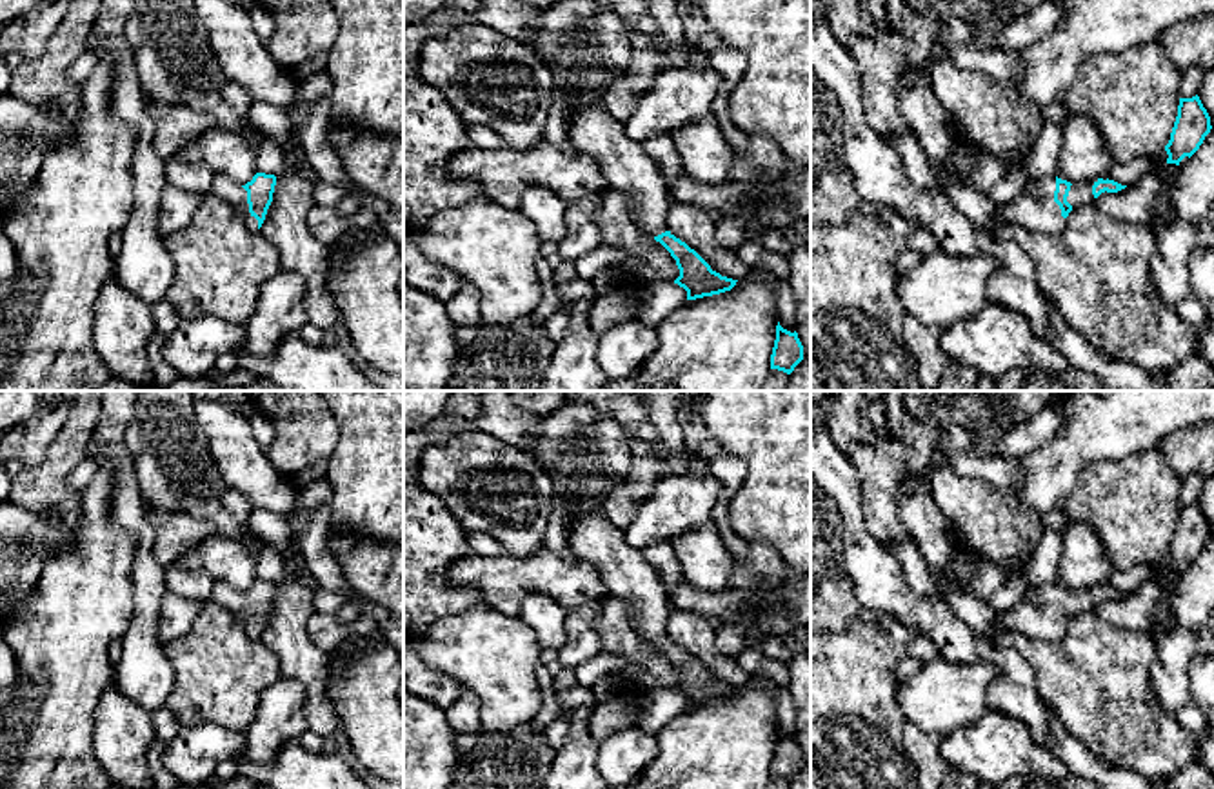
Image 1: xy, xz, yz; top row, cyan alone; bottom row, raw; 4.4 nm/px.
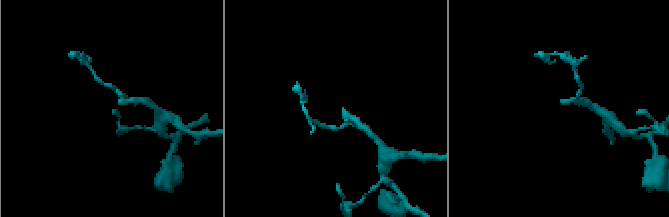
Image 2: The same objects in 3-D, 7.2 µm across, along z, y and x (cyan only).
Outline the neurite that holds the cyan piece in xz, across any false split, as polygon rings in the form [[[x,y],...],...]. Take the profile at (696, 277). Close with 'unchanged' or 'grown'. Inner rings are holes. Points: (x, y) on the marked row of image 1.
[[[603,102],[576,109],[569,140],[576,151],[591,155],[600,164],[611,191],[625,196],[636,224],[676,260],[680,276],[674,284],[687,291],[687,300],[720,295],[736,285],[738,280],[712,271],[694,249],[669,231],[667,213],[672,196],[658,164],[642,142],[627,136],[625,124],[616,120]]] | grown

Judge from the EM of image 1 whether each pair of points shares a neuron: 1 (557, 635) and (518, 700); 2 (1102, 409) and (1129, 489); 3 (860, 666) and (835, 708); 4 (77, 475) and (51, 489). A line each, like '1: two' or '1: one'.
1: two
2: two
3: one
4: two

